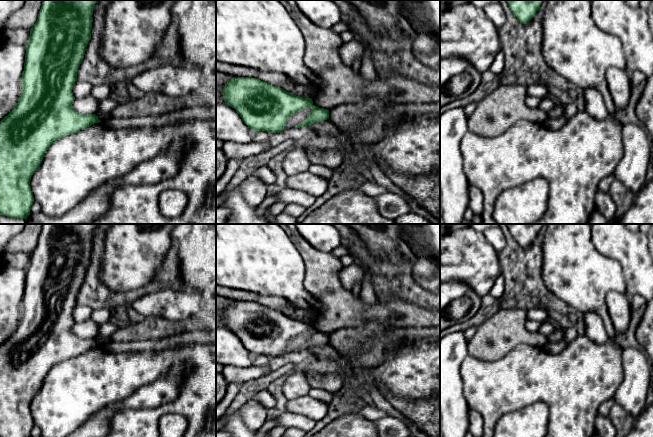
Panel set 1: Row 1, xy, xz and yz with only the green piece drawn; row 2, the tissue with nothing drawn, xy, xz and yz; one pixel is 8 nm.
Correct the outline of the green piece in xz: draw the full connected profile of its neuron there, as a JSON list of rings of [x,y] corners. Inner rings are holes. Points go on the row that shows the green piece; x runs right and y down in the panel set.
[[[233,77],[225,84],[223,97],[253,132],[281,132],[288,118],[304,108],[312,110],[296,128],[329,119],[329,110],[315,106],[311,98],[296,96],[256,78]]]

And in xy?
[[[43,0],[38,19],[30,29],[26,45],[22,90],[14,109],[0,121],[0,215],[27,219],[34,197],[30,180],[40,166],[50,145],[62,137],[101,122],[95,114],[79,114],[72,108],[72,89],[84,58],[93,22],[93,8],[98,0]]]

